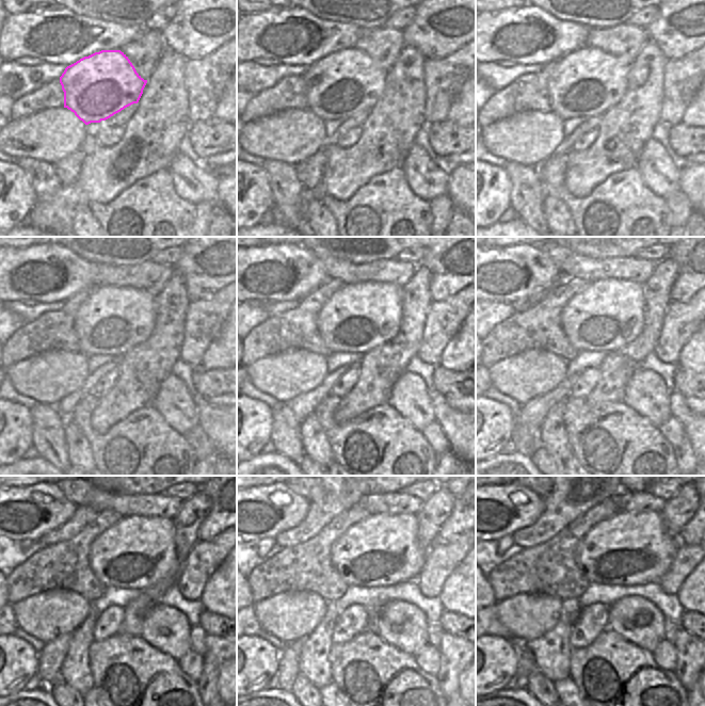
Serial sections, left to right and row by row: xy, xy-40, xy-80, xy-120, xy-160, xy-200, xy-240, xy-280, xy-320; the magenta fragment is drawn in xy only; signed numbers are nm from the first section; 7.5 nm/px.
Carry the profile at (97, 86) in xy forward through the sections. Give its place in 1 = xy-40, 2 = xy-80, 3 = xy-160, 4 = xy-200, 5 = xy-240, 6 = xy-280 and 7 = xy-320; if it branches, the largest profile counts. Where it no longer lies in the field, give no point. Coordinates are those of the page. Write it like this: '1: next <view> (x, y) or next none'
1: next xy-40 (347, 82)
2: next xy-80 (587, 82)
3: next xy-160 (357, 318)
4: next xy-200 (608, 315)
5: next xy-240 (138, 551)
6: next xy-280 (380, 550)
7: next xy-320 (627, 548)

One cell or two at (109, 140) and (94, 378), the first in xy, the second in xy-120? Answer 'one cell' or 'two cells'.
two cells

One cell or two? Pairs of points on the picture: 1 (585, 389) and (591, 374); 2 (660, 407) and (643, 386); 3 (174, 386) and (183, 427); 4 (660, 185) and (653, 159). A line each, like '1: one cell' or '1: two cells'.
1: one cell
2: one cell
3: one cell
4: one cell

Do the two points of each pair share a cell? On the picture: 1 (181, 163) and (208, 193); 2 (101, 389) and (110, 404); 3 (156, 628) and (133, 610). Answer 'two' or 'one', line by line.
1: one
2: two
3: two

